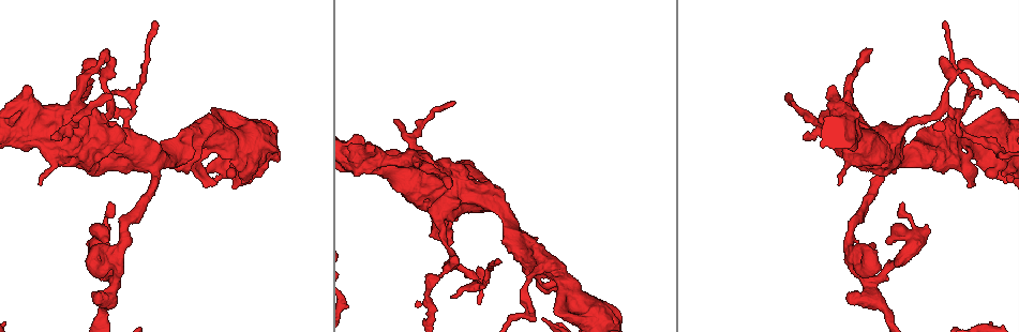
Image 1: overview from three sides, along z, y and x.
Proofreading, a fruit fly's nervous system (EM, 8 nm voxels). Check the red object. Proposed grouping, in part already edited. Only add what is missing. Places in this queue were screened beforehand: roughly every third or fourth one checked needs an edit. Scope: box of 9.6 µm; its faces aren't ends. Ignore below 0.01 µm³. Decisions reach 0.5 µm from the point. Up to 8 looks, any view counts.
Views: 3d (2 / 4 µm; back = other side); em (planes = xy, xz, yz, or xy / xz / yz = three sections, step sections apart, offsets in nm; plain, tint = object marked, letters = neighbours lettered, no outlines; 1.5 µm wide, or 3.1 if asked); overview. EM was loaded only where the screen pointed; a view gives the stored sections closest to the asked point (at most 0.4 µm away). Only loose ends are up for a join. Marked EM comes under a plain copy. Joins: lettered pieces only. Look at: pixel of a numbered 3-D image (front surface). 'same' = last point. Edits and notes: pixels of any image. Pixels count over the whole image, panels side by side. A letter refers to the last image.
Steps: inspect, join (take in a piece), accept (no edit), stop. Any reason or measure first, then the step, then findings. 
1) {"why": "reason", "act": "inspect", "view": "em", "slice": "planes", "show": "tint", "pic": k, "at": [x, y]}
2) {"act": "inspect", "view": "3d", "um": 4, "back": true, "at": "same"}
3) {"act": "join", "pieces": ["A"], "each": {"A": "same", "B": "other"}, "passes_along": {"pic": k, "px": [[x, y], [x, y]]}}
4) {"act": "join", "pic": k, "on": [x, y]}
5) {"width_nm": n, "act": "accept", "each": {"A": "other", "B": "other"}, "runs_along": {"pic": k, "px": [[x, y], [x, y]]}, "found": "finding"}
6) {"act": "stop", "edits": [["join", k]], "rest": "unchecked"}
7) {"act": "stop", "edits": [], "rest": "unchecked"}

{"why": "free end", "act": "inspect", "view": "em", "slice": "yz", "step": 4, "show": "tint", "pic": 1, "at": [803, 139]}

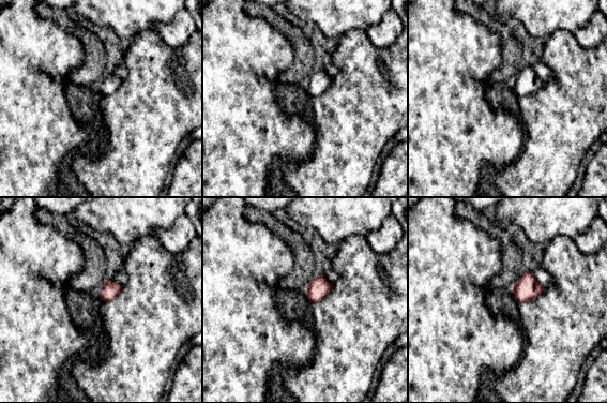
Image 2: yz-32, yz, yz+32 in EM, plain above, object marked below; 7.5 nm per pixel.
{"act": "inspect", "view": "em", "slice": "planes", "show": "letters", "at": "same"}

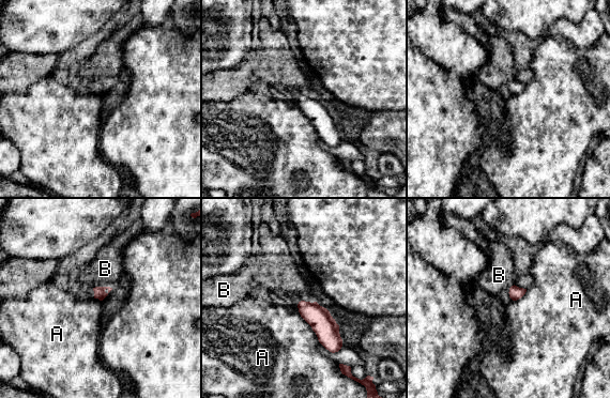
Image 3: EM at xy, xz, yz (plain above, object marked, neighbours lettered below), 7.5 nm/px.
{"act": "accept", "each": {"A": "other", "B": "other"}, "border": {"pic": 3, "px": [[299, 314], [310, 326], [320, 342]]}, "found": "none of them fits"}

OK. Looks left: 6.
{"why": "free end", "act": "inspect", "view": "em", "slice": "planes", "show": "letters", "pic": 1, "at": [449, 186]}

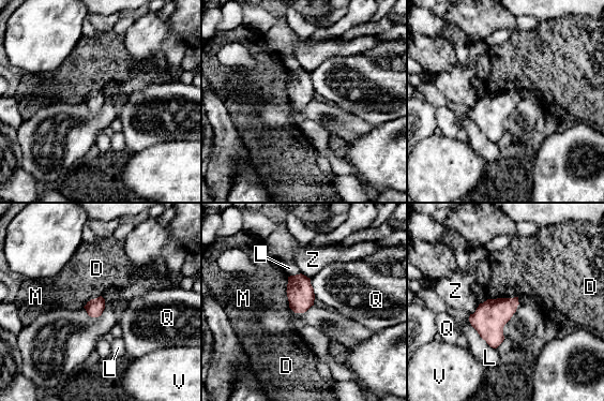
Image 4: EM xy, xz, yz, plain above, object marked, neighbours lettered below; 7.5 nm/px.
{"act": "accept", "each": {"D": "other", "L": "other", "M": "other", "Q": "other", "V": "other", "Z": "other"}, "found": "none of them fits"}

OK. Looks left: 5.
{"why": "free end", "act": "inspect", "view": "em", "slice": "xy", "step": 8, "show": "letters", "pic": 1, "at": [902, 202]}

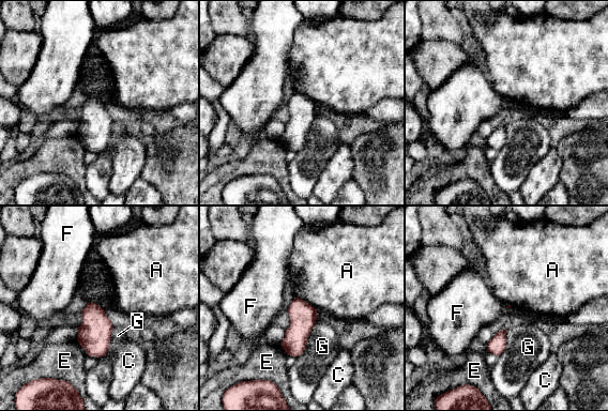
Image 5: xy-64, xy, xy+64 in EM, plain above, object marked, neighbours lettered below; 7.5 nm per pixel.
{"act": "inspect", "view": "em", "slice": "planes", "show": "letters", "at": "same"}

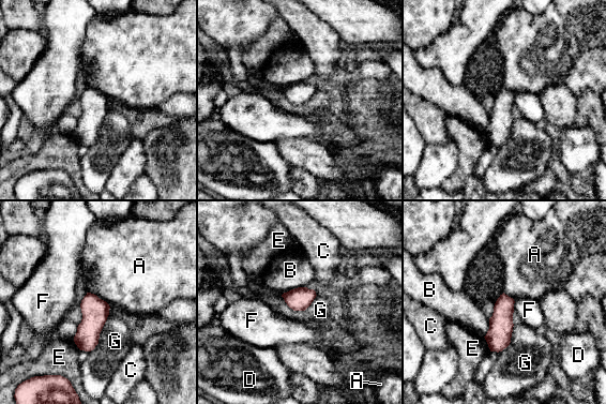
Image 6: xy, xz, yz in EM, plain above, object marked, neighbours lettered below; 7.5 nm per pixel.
{"width_nm": 160, "act": "accept", "each": {"A": "other", "B": "other", "C": "other", "D": "other", "E": "other", "F": "other", "G": "other"}, "border": {"pic": 6, "px": [[87, 292], [95, 294], [109, 307]]}, "found": "no lettered piece goes on from it"}

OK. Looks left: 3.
{"act": "stop", "edits": [], "rest": "unchecked"}

